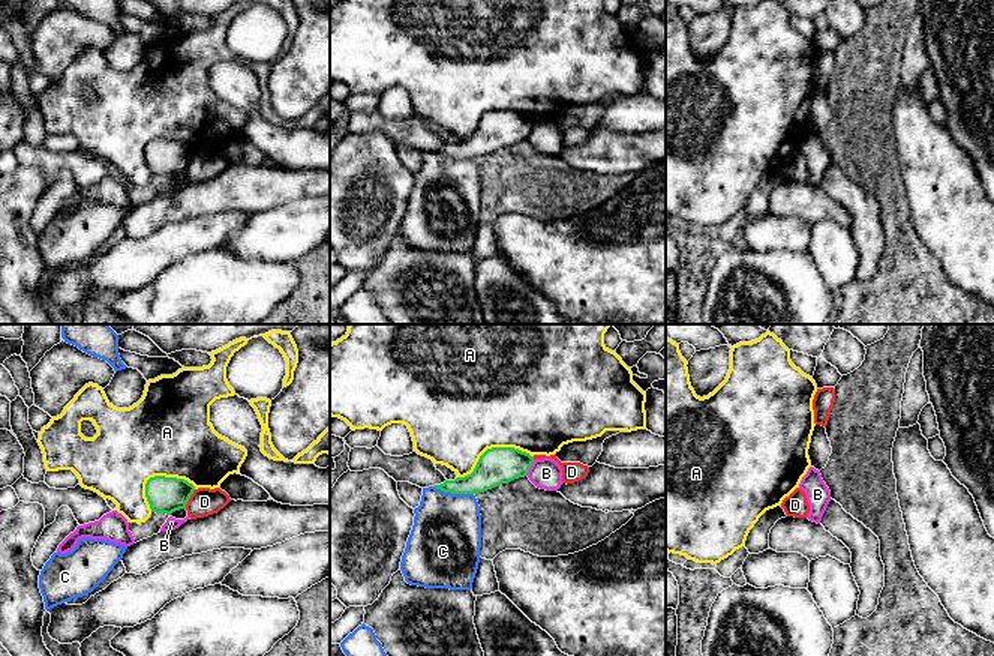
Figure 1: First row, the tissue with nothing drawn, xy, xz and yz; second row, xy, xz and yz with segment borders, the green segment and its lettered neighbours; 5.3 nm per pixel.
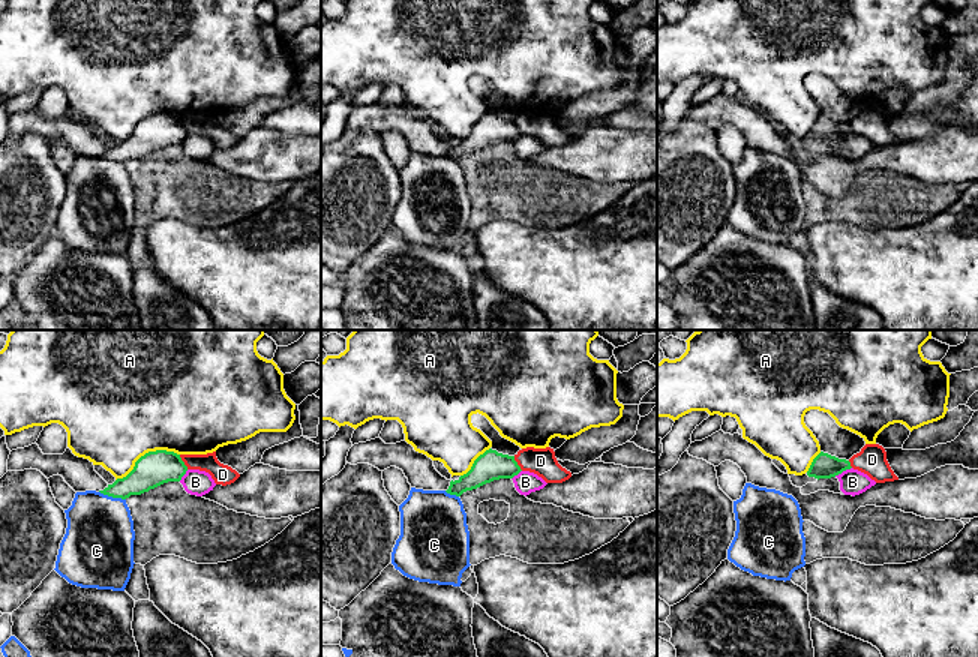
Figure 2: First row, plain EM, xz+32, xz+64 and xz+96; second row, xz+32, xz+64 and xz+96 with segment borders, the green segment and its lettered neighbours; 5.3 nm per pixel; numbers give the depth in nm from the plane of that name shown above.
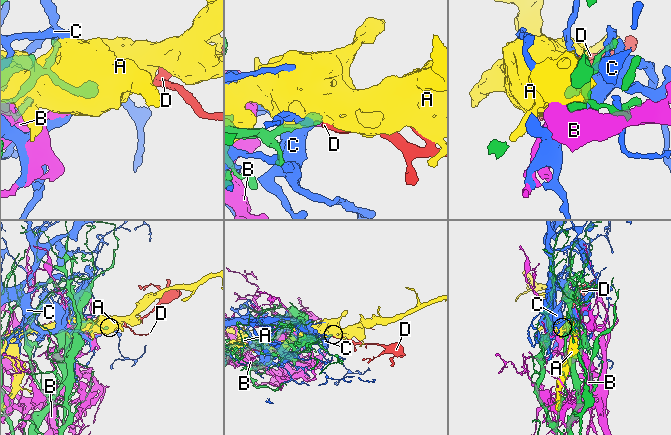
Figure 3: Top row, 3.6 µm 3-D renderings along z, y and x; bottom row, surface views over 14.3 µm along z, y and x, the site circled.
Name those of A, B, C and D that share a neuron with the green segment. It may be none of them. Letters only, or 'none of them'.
none of them

